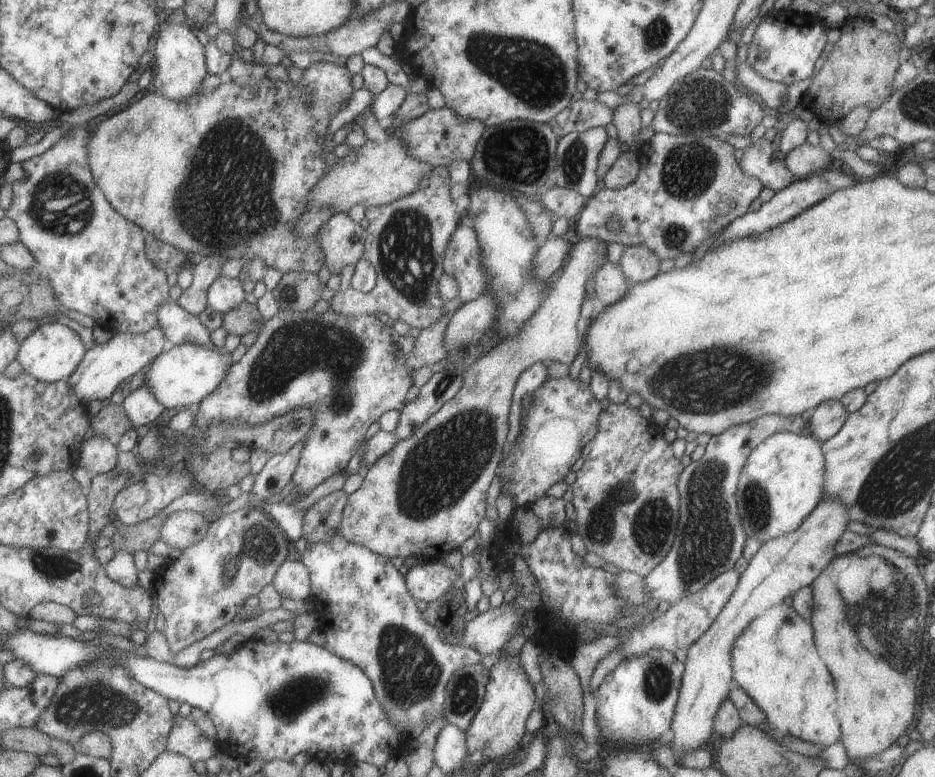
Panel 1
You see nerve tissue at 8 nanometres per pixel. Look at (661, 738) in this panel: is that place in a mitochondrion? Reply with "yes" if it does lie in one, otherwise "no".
no

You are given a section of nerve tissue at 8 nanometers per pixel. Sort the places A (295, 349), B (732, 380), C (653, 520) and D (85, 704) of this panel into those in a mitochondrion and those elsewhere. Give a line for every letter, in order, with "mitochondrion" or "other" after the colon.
A: mitochondrion
B: mitochondrion
C: mitochondrion
D: mitochondrion

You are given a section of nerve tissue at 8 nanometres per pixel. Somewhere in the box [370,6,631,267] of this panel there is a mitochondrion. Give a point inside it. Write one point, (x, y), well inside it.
(532, 72)

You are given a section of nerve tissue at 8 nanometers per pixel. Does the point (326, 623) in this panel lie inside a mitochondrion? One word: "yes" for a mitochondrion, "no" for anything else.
no

